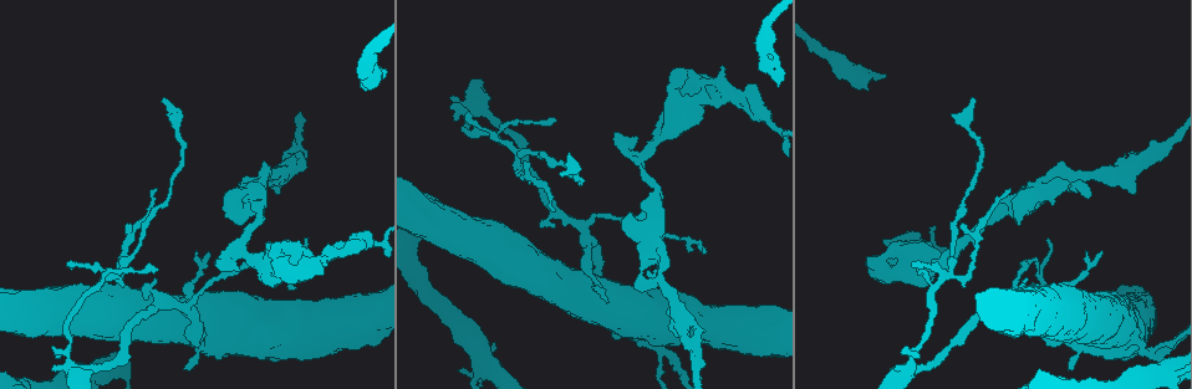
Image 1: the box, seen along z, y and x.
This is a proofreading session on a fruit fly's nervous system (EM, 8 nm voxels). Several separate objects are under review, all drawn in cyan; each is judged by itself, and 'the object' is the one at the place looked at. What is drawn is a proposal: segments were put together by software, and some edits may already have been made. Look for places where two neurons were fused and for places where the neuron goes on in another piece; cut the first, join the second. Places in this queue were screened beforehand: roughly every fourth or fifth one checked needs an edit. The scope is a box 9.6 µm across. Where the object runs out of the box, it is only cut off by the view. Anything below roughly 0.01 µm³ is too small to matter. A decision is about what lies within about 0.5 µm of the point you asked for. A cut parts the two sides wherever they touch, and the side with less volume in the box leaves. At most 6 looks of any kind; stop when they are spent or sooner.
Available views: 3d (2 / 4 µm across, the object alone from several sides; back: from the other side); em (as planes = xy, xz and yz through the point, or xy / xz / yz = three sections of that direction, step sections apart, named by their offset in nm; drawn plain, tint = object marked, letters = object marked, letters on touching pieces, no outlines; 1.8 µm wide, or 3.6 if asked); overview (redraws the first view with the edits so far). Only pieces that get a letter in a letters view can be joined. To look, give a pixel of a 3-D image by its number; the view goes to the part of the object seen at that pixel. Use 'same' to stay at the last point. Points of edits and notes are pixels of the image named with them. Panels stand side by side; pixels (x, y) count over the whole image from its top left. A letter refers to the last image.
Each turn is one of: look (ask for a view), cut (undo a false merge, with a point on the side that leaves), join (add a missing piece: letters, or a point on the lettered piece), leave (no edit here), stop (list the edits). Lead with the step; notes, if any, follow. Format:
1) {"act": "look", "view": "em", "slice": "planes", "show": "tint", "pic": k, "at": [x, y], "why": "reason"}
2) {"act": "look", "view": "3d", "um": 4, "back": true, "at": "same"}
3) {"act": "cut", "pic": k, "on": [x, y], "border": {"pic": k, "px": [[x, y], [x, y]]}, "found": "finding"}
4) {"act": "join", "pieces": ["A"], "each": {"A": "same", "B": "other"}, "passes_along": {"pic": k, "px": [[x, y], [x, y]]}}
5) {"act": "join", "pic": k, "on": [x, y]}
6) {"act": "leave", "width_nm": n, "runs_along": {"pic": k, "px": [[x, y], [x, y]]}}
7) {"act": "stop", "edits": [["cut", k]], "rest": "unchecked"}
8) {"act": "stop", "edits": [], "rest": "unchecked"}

{"act": "look", "view": "3d", "um": 4, "pic": 1, "at": [1135, 193]}

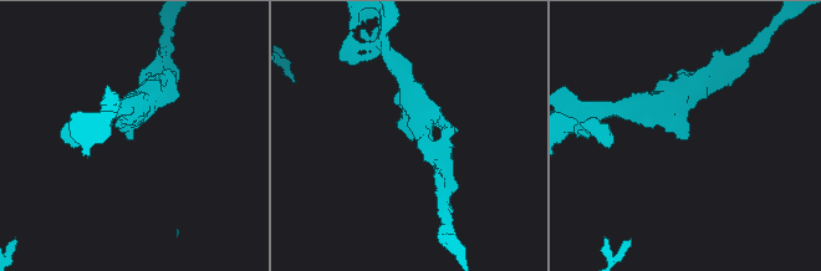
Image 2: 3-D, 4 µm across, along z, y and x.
{"act": "look", "view": "em", "slice": "xy", "step": 8, "show": "letters", "pic": 2, "at": [687, 137]}

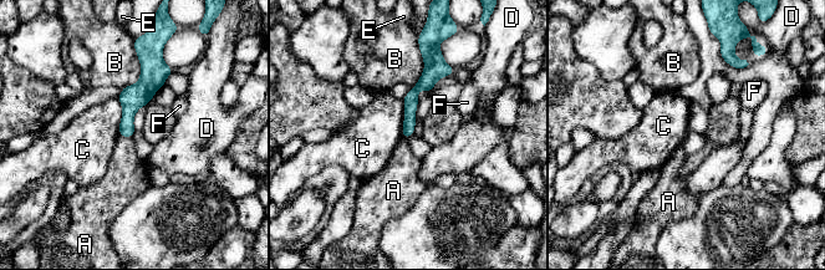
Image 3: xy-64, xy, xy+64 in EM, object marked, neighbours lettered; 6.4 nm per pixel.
{"act": "leave", "each": {"A": "other", "B": "other", "C": "other", "D": "other", "E": "other", "F": "other"}, "border": {"pic": 3, "px": [[117, 97], [122, 108], [120, 136]]}, "found": "no lettered piece goes on from it"}

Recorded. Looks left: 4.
{"act": "look", "view": "3d", "um": 4, "pic": 1, "at": [68, 264], "why": "free end"}

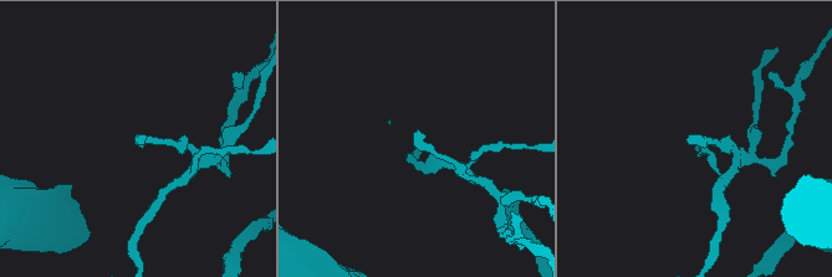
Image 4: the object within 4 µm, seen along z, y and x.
{"act": "look", "view": "em", "um": 3.6, "slice": "xy", "step": 4, "show": "letters", "pic": 4, "at": [139, 136]}

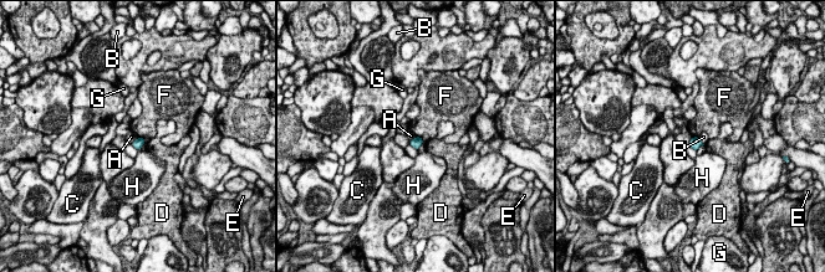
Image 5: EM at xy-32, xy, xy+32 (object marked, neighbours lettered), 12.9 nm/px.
{"act": "leave", "longest_contact_nm": ["E", 140], "each": {"A": "other", "B": "other", "C": "other", "D": "other", "E": "other", "F": "other", "G": "other", "H": "other"}, "border": {"pic": 5, "px": [[137, 138], [131, 143]]}, "found": "no lettered piece goes on from it"}

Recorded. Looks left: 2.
{"act": "look", "view": "em", "slice": "planes", "show": "letters", "pic": 1, "at": [910, 371], "why": "three arms meet"}

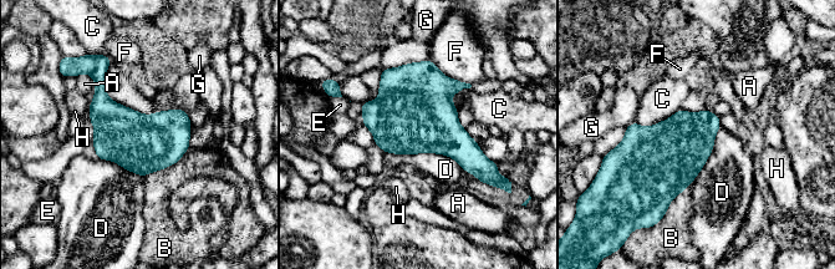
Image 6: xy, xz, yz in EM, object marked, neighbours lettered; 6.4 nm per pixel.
{"act": "leave", "each": {"A": "other", "B": "other", "C": "other", "D": "other", "E": "other", "F": "other", "G": "other", "H": "other"}, "border": {"pic": 6, "px": [[385, 152], [443, 153], [463, 169]]}, "found": "all the same neuron"}

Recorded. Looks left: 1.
{"act": "stop", "edits": [], "rest": "unchecked"}

